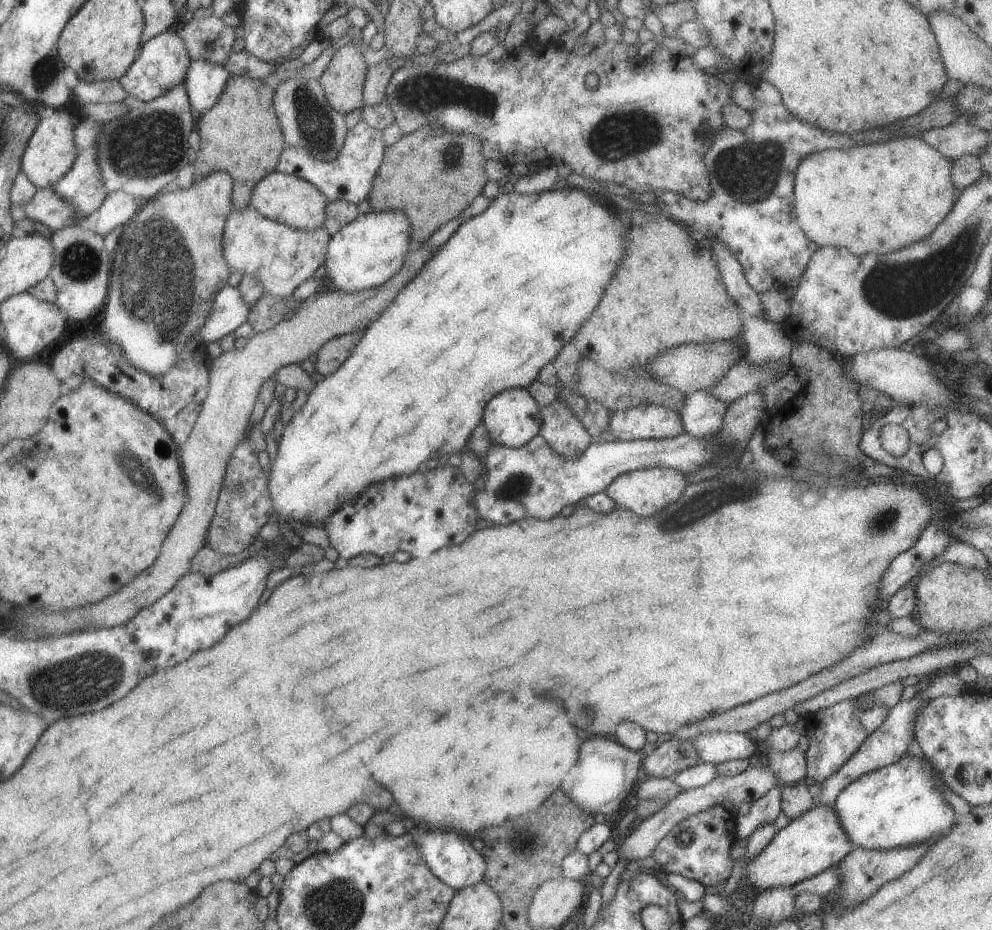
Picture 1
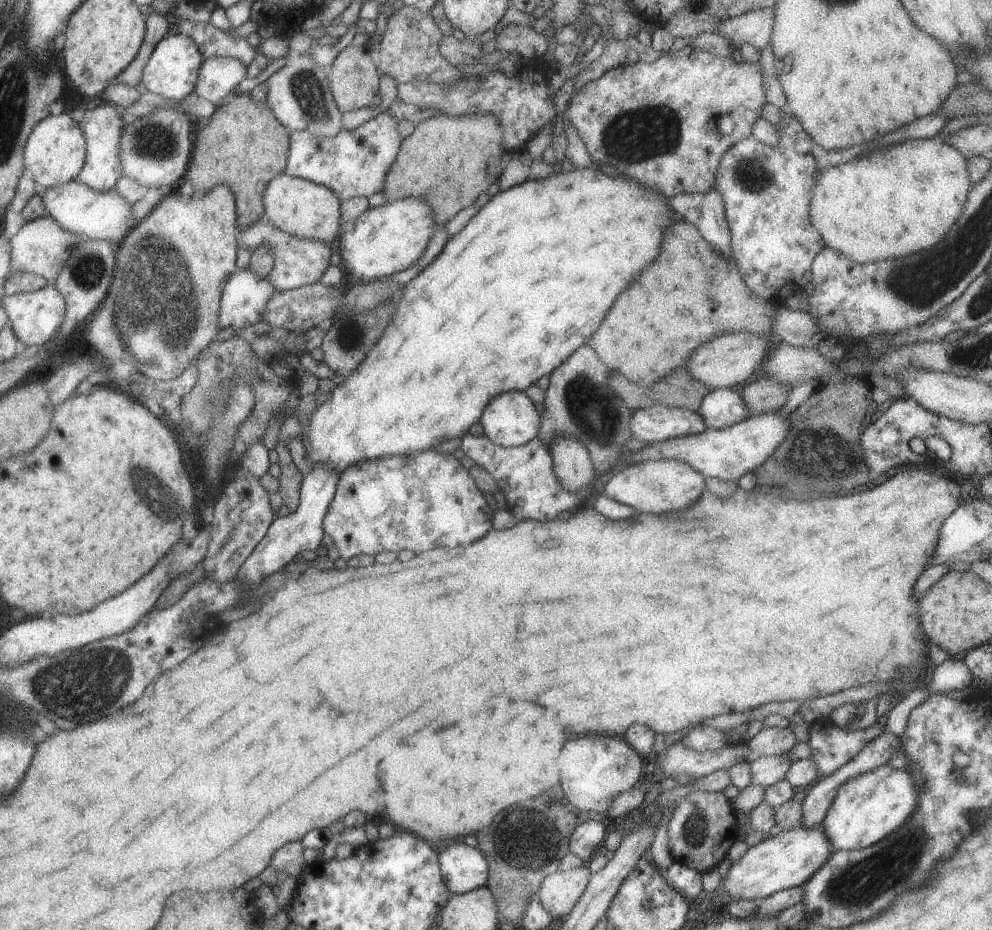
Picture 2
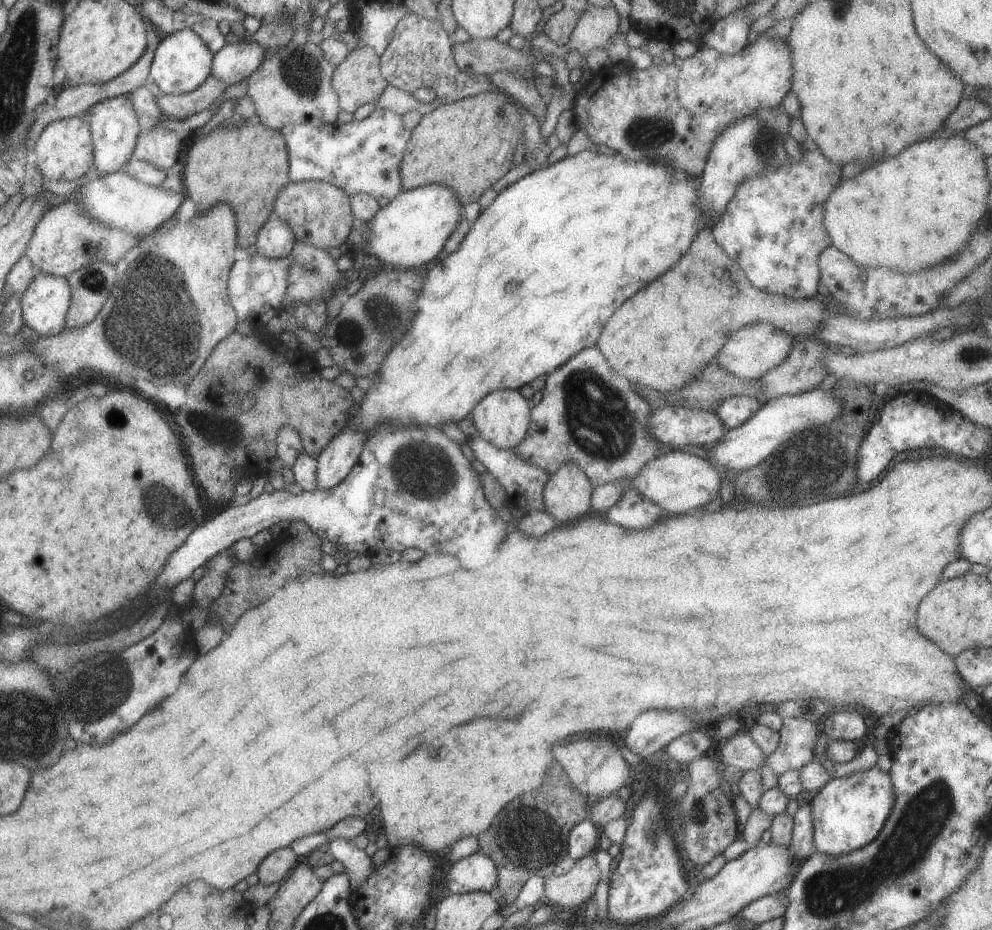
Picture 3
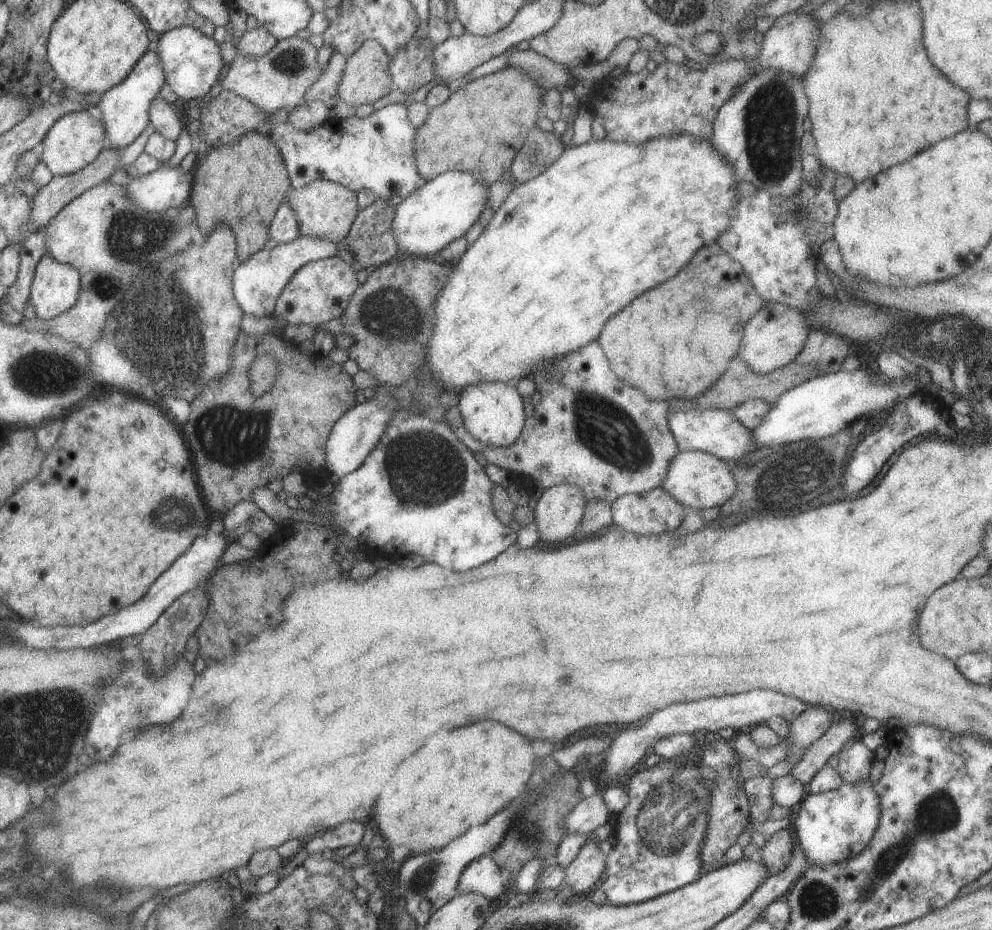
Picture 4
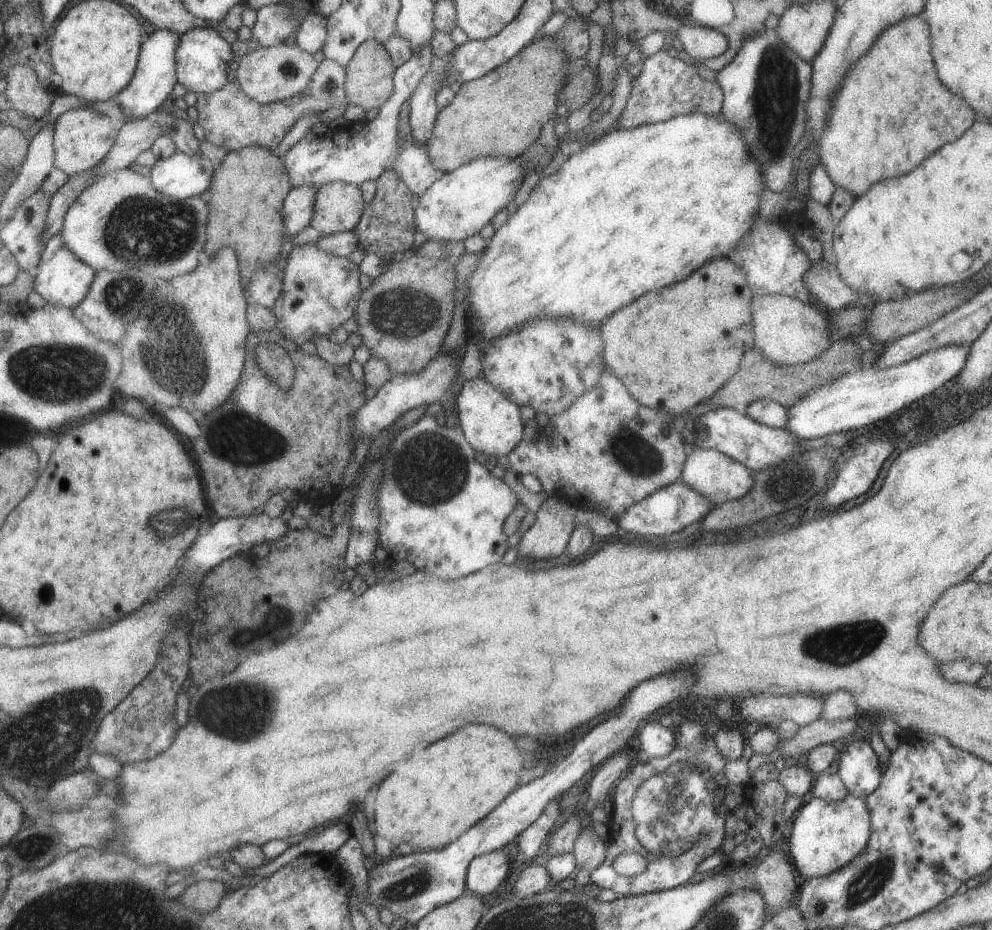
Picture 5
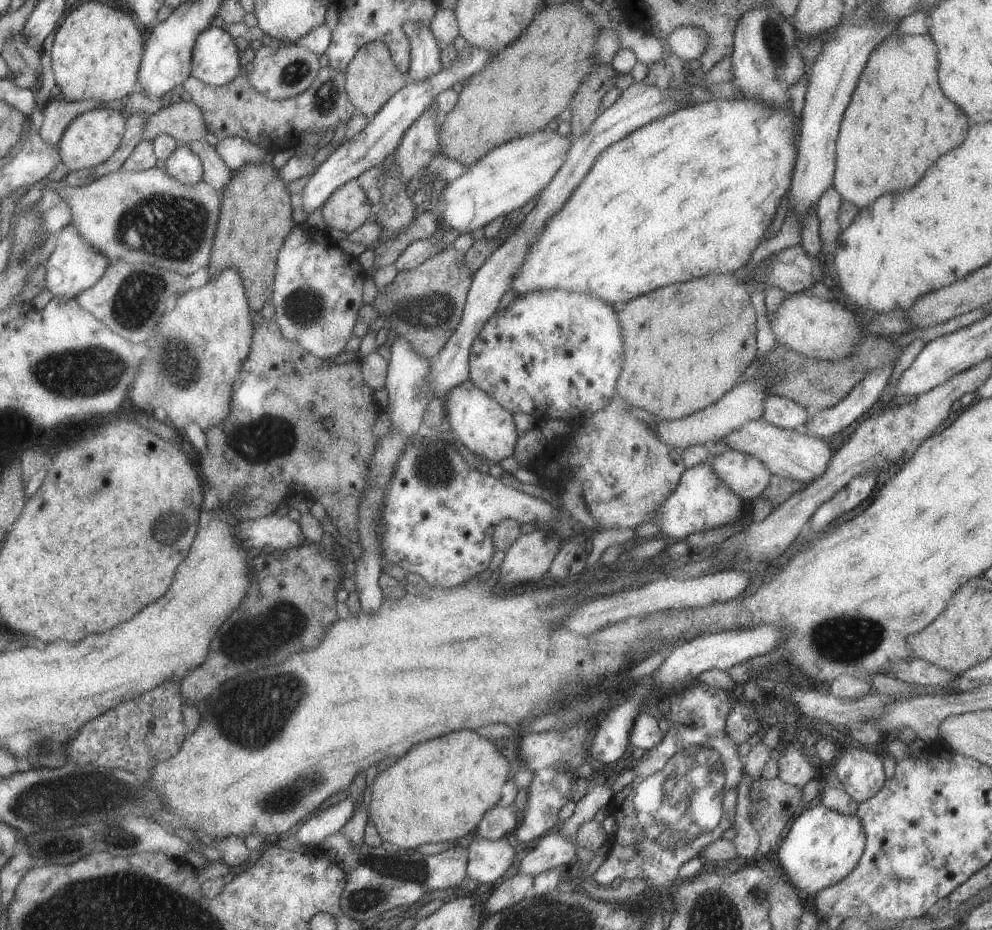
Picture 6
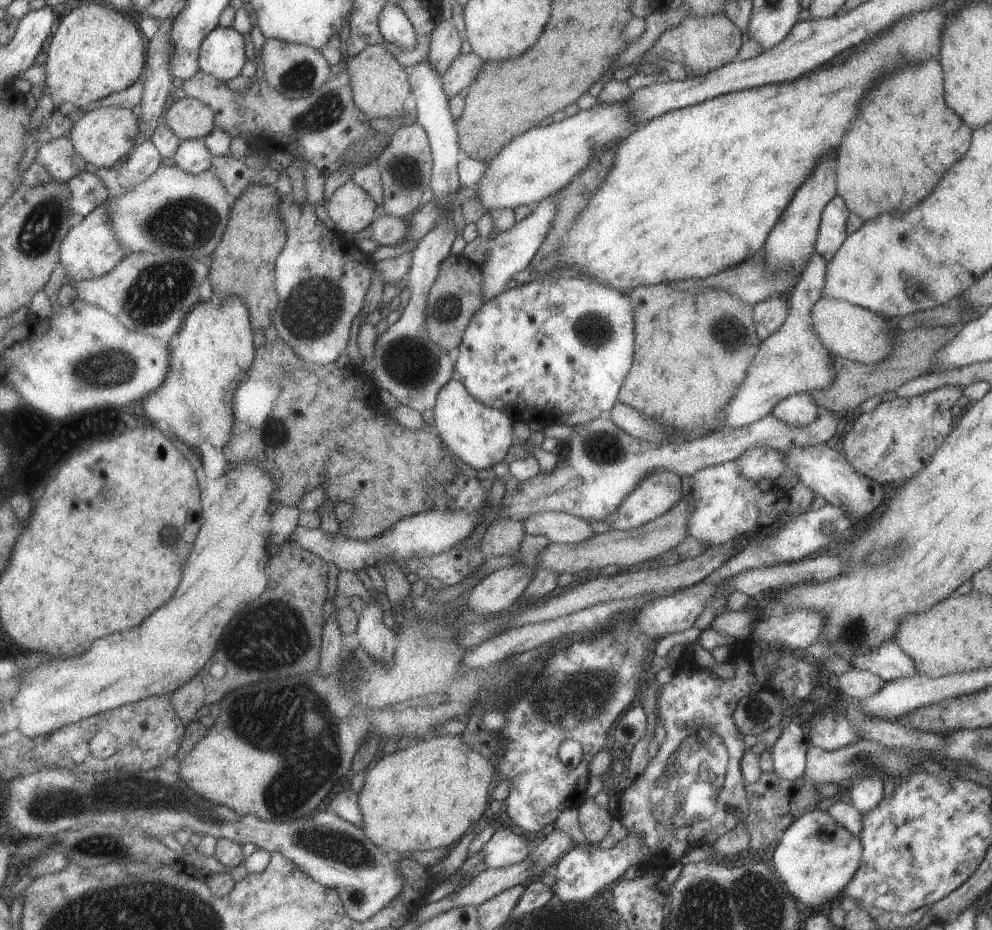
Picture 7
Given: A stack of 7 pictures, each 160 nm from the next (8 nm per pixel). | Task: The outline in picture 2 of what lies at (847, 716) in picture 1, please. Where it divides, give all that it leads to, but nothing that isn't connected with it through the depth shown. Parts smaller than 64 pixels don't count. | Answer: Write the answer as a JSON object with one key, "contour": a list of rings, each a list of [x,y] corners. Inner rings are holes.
{"contour":[[[828,720],[814,722],[811,726],[807,741],[811,748],[809,758],[813,759],[818,775],[825,777],[849,762],[868,742],[883,732],[881,720],[862,731],[846,731]]]}

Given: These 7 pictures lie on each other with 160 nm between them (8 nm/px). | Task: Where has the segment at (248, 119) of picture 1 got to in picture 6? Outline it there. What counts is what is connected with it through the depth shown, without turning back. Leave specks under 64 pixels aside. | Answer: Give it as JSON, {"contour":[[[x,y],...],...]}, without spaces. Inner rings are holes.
{"contour":[[[246,164],[232,171],[229,184],[220,192],[220,213],[208,272],[217,278],[226,268],[233,267],[244,286],[249,308],[255,312],[259,312],[267,300],[272,300],[276,254],[295,224],[291,219],[294,199],[285,191],[285,186],[271,164]]]}

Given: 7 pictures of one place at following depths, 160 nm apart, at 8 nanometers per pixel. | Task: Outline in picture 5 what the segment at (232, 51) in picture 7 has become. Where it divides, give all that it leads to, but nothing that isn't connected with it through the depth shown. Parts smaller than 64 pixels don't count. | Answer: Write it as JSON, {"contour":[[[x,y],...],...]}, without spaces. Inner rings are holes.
{"contour":[[[194,27],[179,34],[179,40],[174,52],[176,82],[181,84],[185,90],[195,95],[209,94],[219,90],[232,77],[229,60],[235,56],[230,45],[209,27]]]}

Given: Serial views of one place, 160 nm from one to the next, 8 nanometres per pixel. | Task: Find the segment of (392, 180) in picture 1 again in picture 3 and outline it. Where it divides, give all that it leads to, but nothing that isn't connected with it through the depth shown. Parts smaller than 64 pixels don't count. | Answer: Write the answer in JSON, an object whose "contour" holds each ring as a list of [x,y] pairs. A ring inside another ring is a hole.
{"contour":[[[501,91],[479,92],[449,104],[439,105],[410,131],[407,147],[399,162],[399,180],[402,190],[411,190],[427,184],[443,184],[455,192],[459,206],[476,202],[500,177],[512,168],[512,157],[522,134],[519,105]]]}

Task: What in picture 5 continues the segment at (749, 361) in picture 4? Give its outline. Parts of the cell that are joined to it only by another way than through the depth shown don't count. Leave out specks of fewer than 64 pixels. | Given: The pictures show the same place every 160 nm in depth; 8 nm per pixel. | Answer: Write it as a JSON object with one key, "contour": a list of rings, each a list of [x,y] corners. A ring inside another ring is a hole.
{"contour":[[[755,295],[751,308],[753,348],[759,349],[762,357],[776,365],[805,364],[816,359],[832,343],[828,314],[817,303],[808,303],[787,295]]]}

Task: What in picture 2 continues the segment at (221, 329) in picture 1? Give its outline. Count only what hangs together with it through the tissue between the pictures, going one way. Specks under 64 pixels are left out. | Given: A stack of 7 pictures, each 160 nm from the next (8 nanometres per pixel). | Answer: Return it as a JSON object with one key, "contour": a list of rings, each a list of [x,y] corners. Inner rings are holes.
{"contour":[[[248,267],[237,269],[222,286],[218,325],[235,330],[262,320],[265,305],[277,291],[270,276],[259,278]]]}

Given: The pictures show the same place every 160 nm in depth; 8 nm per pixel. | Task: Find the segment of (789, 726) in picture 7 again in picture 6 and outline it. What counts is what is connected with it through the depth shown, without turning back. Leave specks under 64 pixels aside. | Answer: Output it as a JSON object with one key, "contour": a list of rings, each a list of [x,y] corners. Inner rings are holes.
{"contour":[[[790,742],[780,743],[778,750],[777,778],[801,789],[815,776],[815,769],[811,766],[811,762],[807,760],[803,752],[797,750]]]}

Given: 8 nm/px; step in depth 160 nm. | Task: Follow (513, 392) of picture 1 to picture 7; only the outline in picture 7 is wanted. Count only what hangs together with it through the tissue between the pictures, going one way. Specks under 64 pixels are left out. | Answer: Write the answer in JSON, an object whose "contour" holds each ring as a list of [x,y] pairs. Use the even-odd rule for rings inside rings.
{"contour":[[[456,377],[449,379],[439,389],[432,411],[433,428],[443,446],[455,458],[459,458],[463,464],[468,464],[476,471],[503,461],[509,445],[514,440],[512,420],[504,412],[486,407],[475,400]]]}

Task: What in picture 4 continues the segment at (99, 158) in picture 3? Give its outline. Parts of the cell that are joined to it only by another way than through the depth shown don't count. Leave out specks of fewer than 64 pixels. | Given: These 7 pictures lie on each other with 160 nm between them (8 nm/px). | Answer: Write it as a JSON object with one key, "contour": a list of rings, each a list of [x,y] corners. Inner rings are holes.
{"contour":[[[155,49],[147,50],[137,62],[133,69],[121,80],[119,84],[109,88],[101,96],[97,97],[97,108],[101,111],[101,122],[105,130],[106,147],[113,150],[122,150],[143,132],[149,118],[147,108],[153,96],[158,96],[160,88],[165,84],[163,80],[163,68],[155,54]]]}

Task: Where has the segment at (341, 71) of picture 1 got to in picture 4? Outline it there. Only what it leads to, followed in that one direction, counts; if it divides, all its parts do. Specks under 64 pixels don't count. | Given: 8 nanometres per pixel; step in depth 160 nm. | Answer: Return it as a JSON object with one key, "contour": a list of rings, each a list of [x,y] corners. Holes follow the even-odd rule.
{"contour":[[[367,39],[351,56],[346,58],[345,68],[337,84],[337,98],[347,106],[357,108],[365,104],[373,105],[378,99],[391,92],[391,89],[388,56],[375,40]]]}

